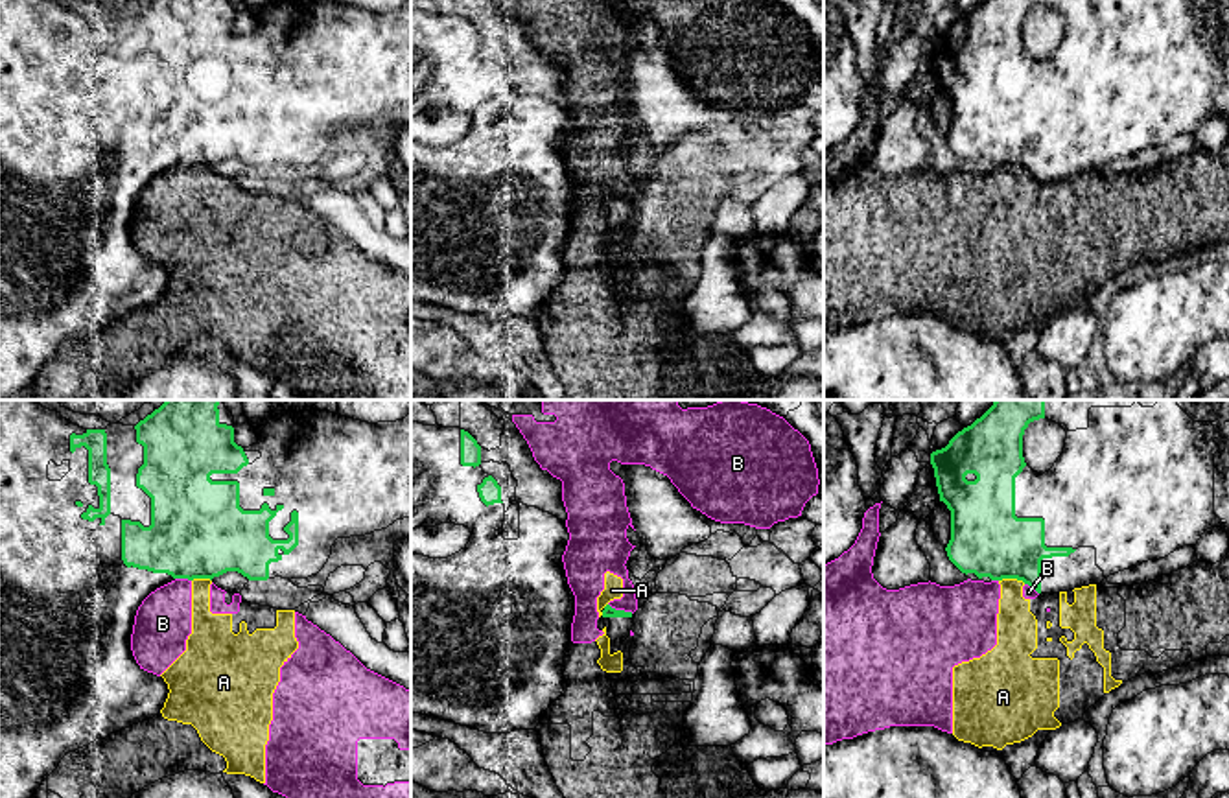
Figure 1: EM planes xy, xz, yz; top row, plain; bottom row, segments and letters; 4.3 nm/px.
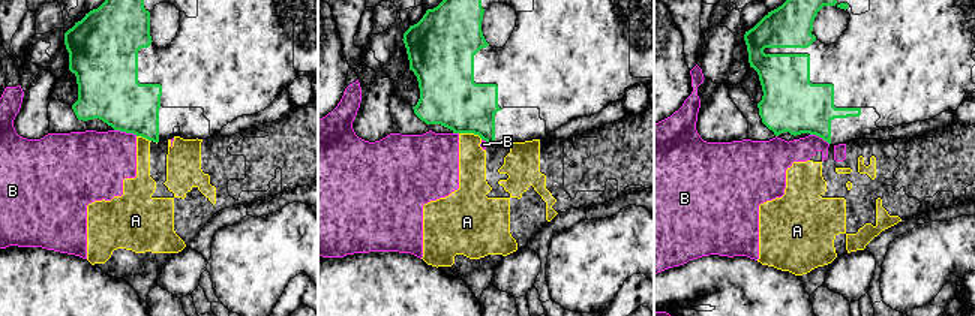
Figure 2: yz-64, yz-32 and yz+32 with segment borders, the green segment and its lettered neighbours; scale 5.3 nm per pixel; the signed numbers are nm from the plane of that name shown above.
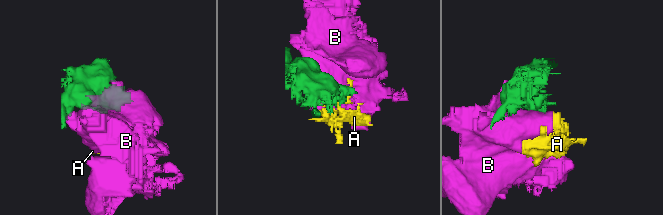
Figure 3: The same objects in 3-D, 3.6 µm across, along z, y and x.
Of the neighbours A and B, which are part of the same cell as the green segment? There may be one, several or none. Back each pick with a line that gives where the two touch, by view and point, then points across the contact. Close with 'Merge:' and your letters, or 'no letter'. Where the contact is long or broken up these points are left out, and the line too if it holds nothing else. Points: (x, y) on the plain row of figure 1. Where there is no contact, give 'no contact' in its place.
Merge: no letter

